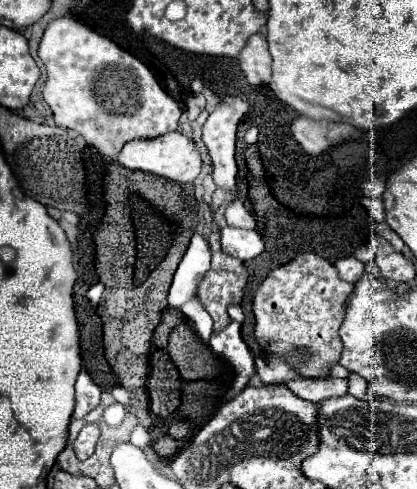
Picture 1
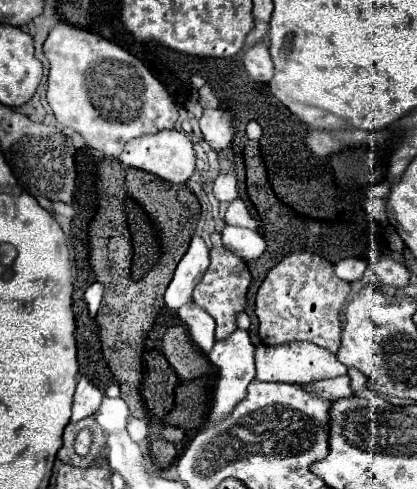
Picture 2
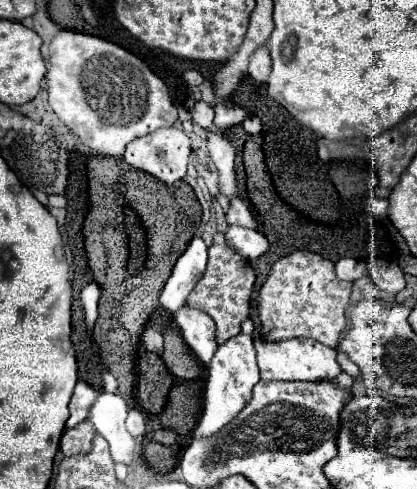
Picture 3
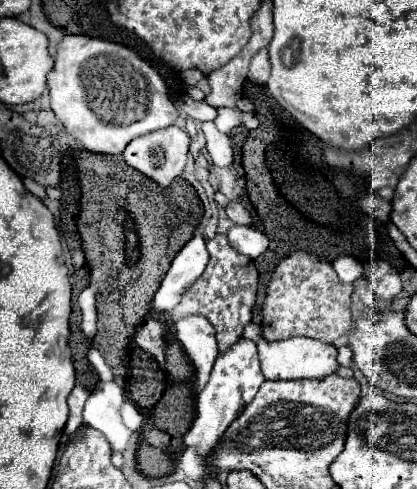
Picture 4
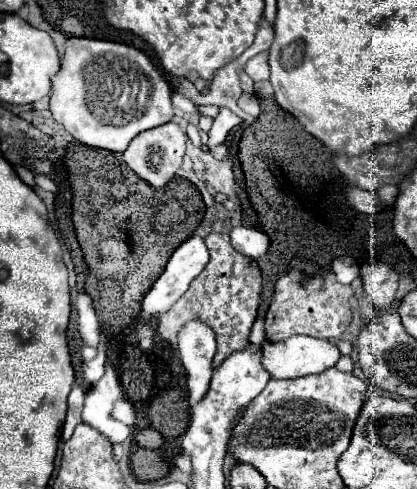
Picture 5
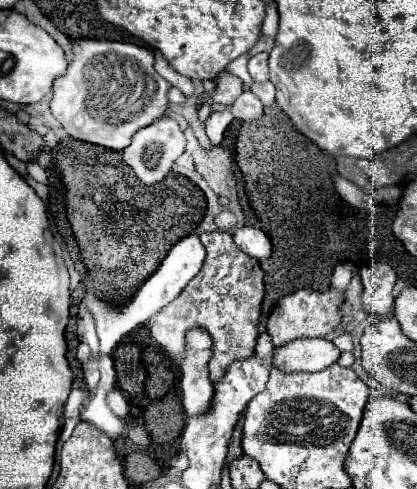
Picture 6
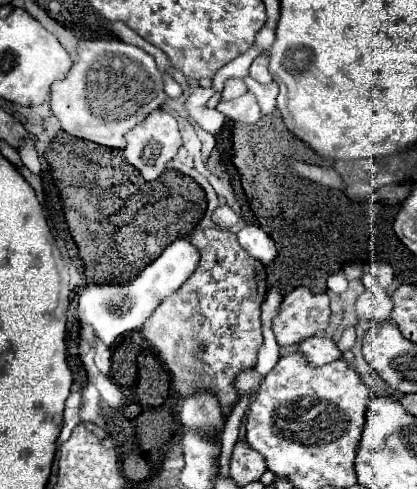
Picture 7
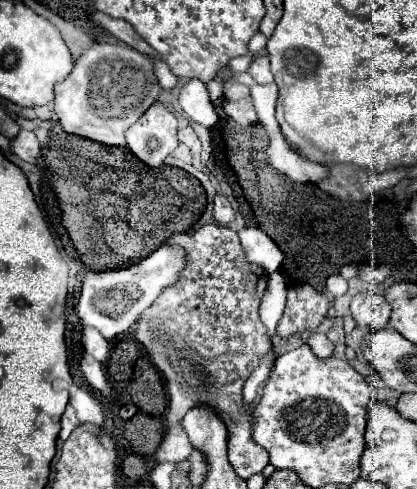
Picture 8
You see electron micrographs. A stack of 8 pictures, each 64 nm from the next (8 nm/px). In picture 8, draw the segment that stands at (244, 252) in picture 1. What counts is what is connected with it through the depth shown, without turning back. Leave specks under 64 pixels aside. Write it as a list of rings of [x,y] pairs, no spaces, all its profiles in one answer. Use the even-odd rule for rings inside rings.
[[[246,226],[246,228],[238,230],[238,236],[240,236],[240,244],[242,244],[248,260],[260,264],[266,272],[276,272],[280,268],[284,254],[272,242],[272,238],[268,238],[260,228]]]

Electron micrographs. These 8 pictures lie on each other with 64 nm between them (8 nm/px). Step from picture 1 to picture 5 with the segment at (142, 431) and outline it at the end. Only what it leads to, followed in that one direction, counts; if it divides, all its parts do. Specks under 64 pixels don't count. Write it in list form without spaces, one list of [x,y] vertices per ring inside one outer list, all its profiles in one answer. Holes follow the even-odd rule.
[[[125,398],[116,402],[113,416],[129,427],[134,427],[137,421],[134,405]]]

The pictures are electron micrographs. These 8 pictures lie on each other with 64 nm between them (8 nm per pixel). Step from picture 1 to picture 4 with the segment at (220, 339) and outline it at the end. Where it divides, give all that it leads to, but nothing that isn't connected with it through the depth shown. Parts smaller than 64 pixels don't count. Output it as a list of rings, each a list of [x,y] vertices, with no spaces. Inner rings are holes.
[[[240,338],[238,342],[230,346],[230,350],[220,352],[216,356],[208,384],[198,394],[196,420],[184,438],[186,446],[198,448],[200,454],[212,452],[212,448],[216,446],[216,440],[220,440],[228,424],[232,424],[232,420],[236,420],[236,416],[240,416],[240,412],[246,408],[246,404],[254,400],[262,382],[264,382],[264,374],[260,370],[260,360],[256,356],[256,344],[252,340]]]

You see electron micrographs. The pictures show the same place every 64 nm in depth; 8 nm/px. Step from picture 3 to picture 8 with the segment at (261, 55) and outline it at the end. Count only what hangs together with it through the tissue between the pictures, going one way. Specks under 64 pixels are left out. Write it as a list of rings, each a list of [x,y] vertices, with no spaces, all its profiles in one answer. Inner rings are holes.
[[[258,56],[258,58],[254,58],[254,62],[250,64],[248,74],[250,74],[258,84],[270,84],[270,82],[274,82],[272,72],[270,72],[268,56]]]

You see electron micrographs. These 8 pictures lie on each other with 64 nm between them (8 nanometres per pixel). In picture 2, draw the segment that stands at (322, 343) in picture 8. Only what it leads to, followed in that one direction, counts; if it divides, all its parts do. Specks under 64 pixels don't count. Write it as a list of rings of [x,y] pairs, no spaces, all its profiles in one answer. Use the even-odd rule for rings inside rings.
[[[312,342],[280,344],[278,348],[264,348],[264,344],[260,344],[256,348],[256,380],[260,380],[260,382],[306,384],[306,382],[314,382],[314,380],[344,376],[346,372],[348,372],[348,368],[344,364],[340,364],[334,354],[330,354],[328,350],[324,350]]]

